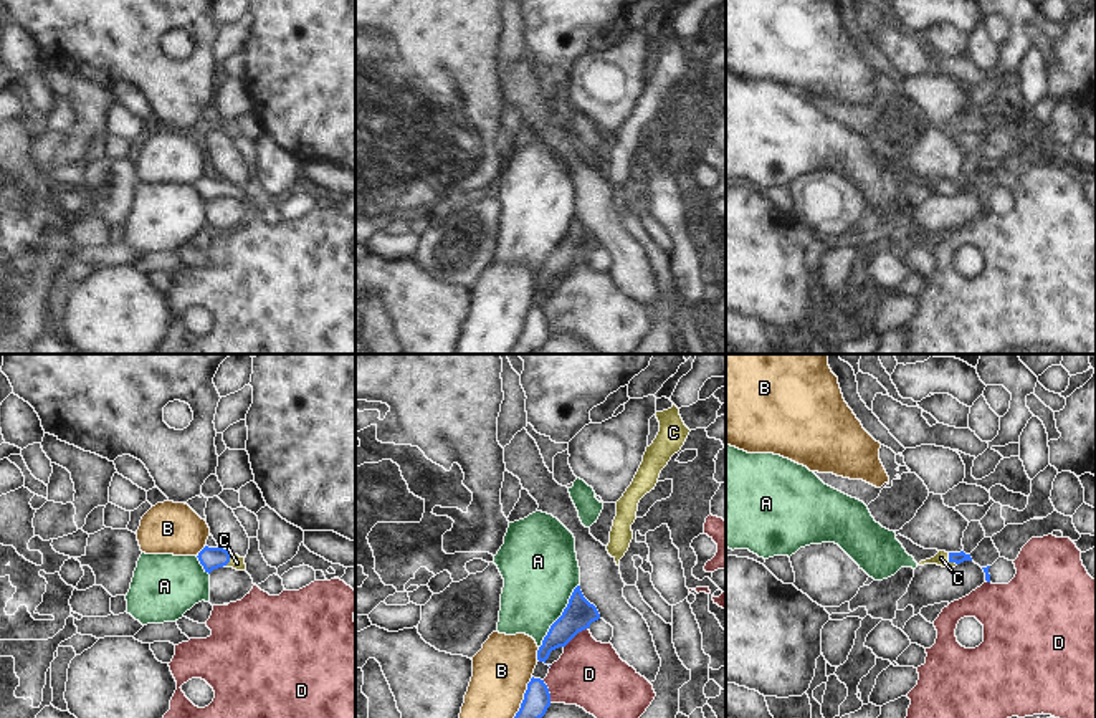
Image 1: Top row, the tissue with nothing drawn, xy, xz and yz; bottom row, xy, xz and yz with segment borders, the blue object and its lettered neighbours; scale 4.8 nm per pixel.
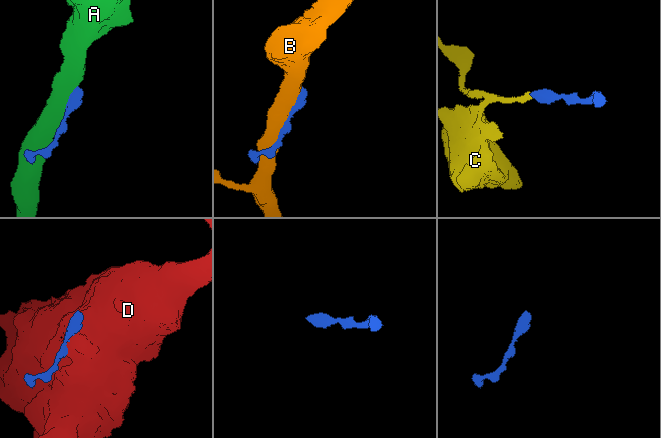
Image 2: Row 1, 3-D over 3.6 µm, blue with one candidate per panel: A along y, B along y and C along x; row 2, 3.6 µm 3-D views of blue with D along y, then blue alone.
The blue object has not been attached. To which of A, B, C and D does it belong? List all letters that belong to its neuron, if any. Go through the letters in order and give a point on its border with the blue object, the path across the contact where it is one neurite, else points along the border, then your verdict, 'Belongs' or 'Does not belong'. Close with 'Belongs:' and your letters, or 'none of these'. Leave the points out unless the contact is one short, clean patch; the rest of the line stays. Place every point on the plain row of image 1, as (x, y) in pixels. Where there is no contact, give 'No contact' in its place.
A: Touches blue at xz (561, 245). Boundary: xz (579, 214), (539, 277). Does not belong
B: Touches blue at xz (538, 283). Does not belong
C: Touches blue at yz (949, 189). Path across: yz (957, 187), (949, 189), (941, 187). Belongs
D: Touches blue at xz (576, 263). Does not belong
Belongs: C

